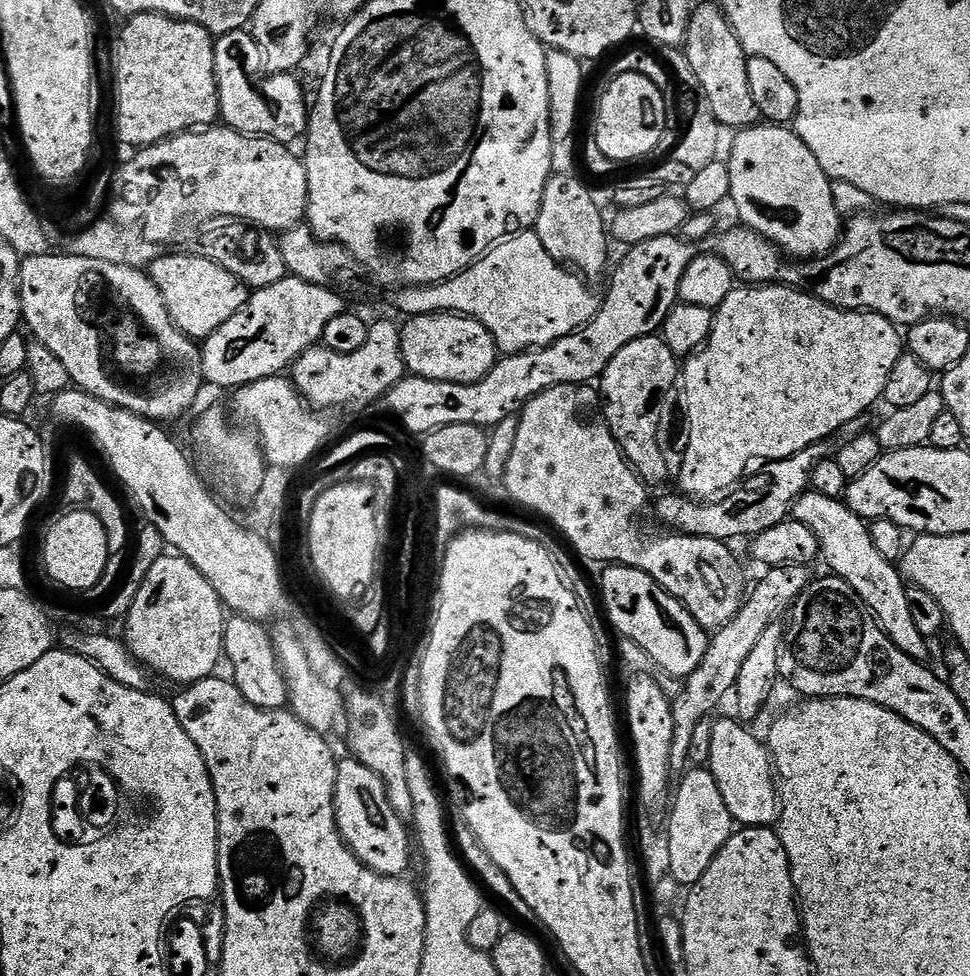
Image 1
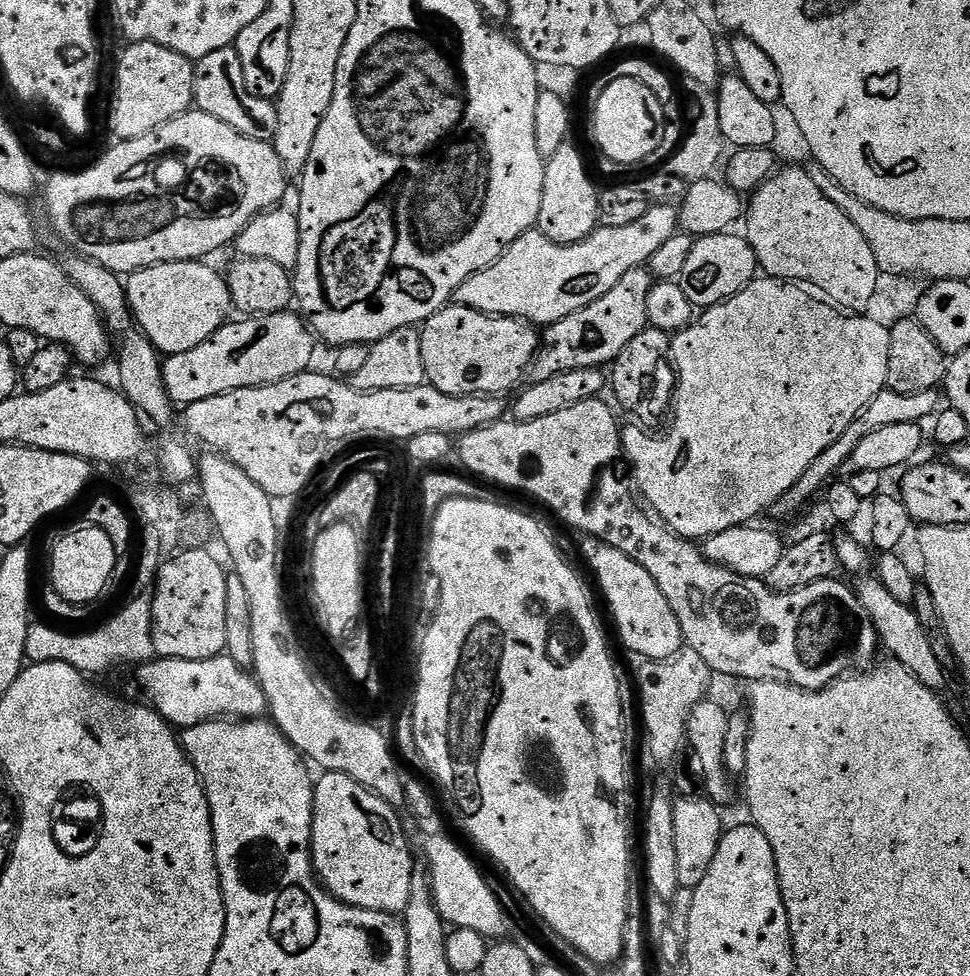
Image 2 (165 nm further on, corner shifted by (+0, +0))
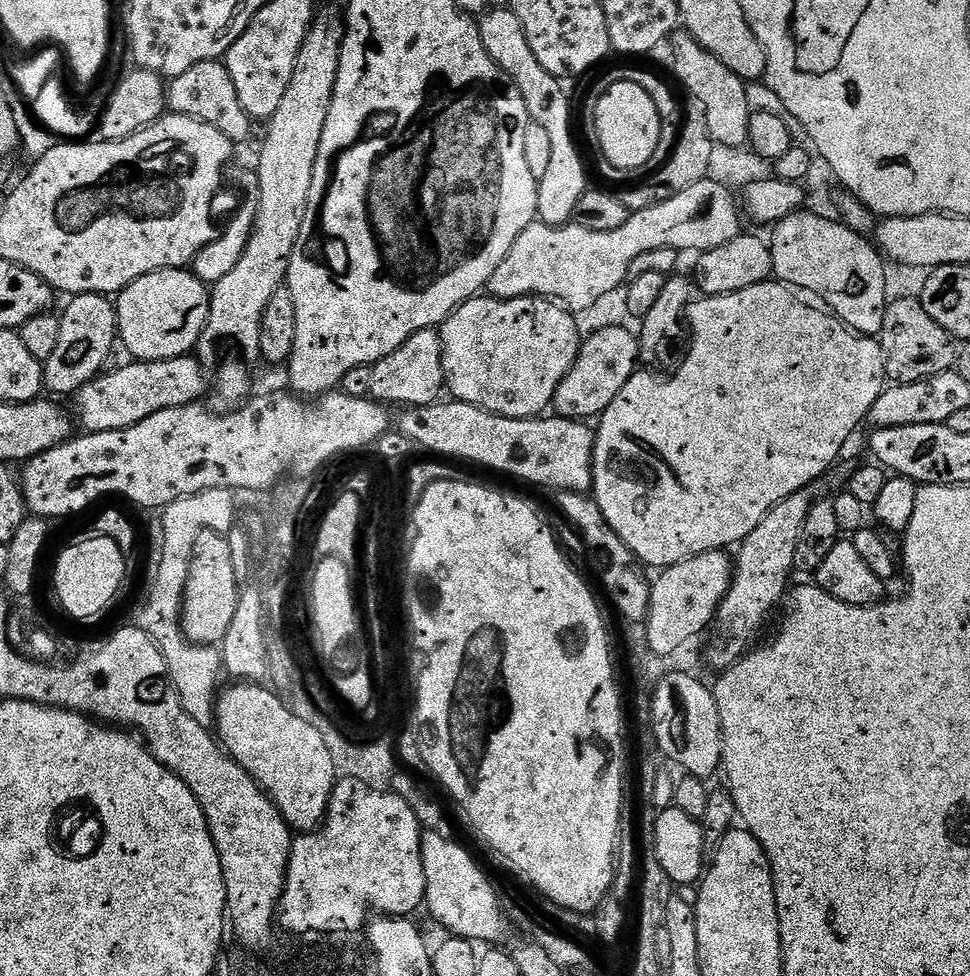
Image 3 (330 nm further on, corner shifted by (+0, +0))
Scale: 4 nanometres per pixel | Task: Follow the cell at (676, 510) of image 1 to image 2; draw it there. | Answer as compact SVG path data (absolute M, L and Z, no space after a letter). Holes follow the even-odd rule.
M887 390L879 392L856 415L854 422L850 422L850 426L846 426L842 438L838 438L838 442L826 446L826 450L822 450L822 454L818 454L818 458L814 458L814 462L810 462L810 468L798 478L798 482L794 482L794 486L790 486L790 490L786 490L783 498L774 505L774 512L777 512L780 516L788 516L791 512L798 511L803 504L810 503L816 495L817 499L829 481L835 477L832 475L835 472L839 473L843 469L845 462L850 458L850 454L854 454L854 446L858 446L858 442L862 442L862 438L866 438L866 434L870 434L870 430L878 430L878 426L895 426L897 422L920 424L924 422L924 419L927 421L937 411L936 395L935 391L914 394L898 394Z

